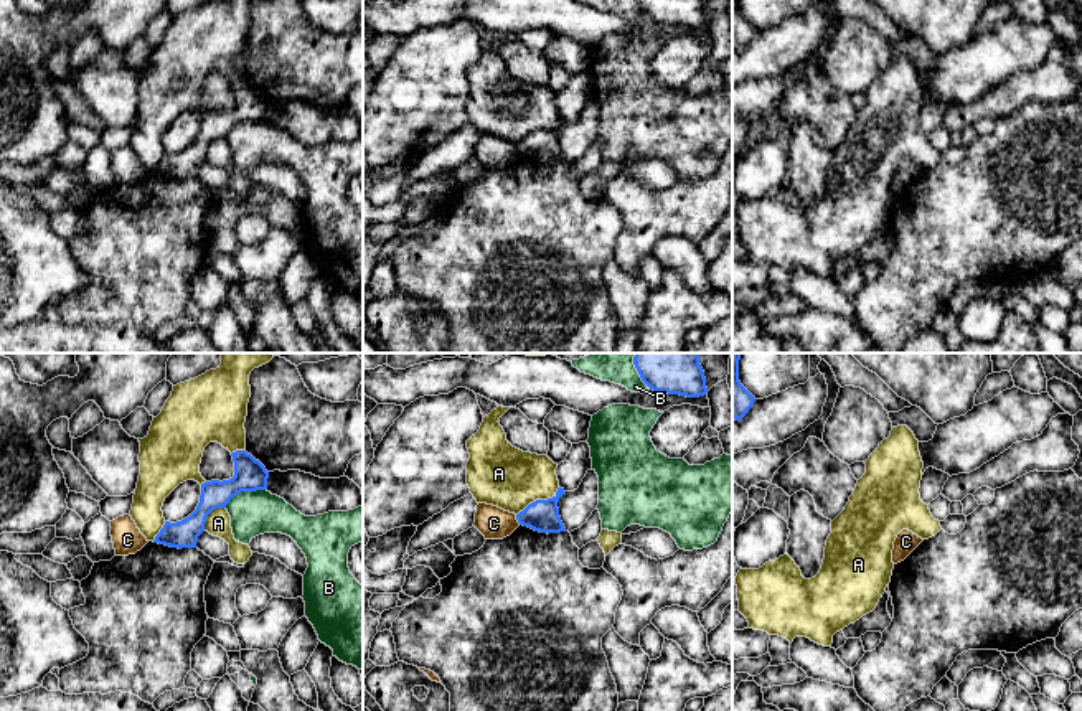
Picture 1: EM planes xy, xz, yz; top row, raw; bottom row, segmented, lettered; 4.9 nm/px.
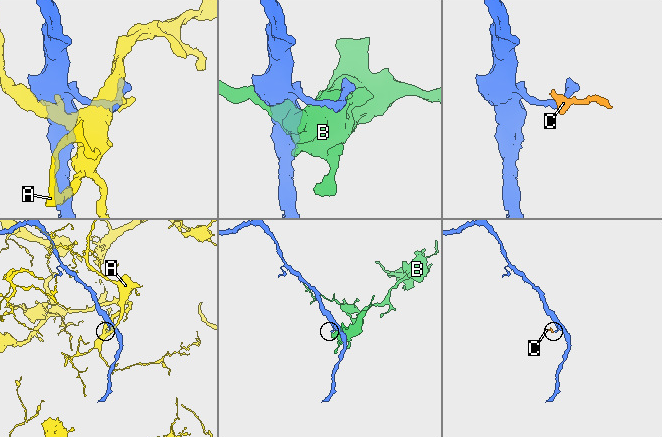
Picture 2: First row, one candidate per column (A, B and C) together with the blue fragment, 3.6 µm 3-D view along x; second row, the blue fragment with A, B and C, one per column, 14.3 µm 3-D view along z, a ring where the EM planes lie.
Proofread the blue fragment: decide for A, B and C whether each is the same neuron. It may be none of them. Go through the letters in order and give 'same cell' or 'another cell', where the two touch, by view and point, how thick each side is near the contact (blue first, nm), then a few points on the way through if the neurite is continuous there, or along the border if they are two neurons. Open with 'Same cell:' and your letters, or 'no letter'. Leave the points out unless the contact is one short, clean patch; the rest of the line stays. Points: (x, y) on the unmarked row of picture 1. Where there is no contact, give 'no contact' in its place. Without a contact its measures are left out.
Same cell: no letter
A: another cell; contact xz (538, 131); calibres 160 and 300 nm
B: another cell; contact xy (243, 121); calibres 160 and 220 nm
C: another cell; contact xz (517, 149); calibres 160 and 160 nm; border xz (515, 145), (520, 154)

